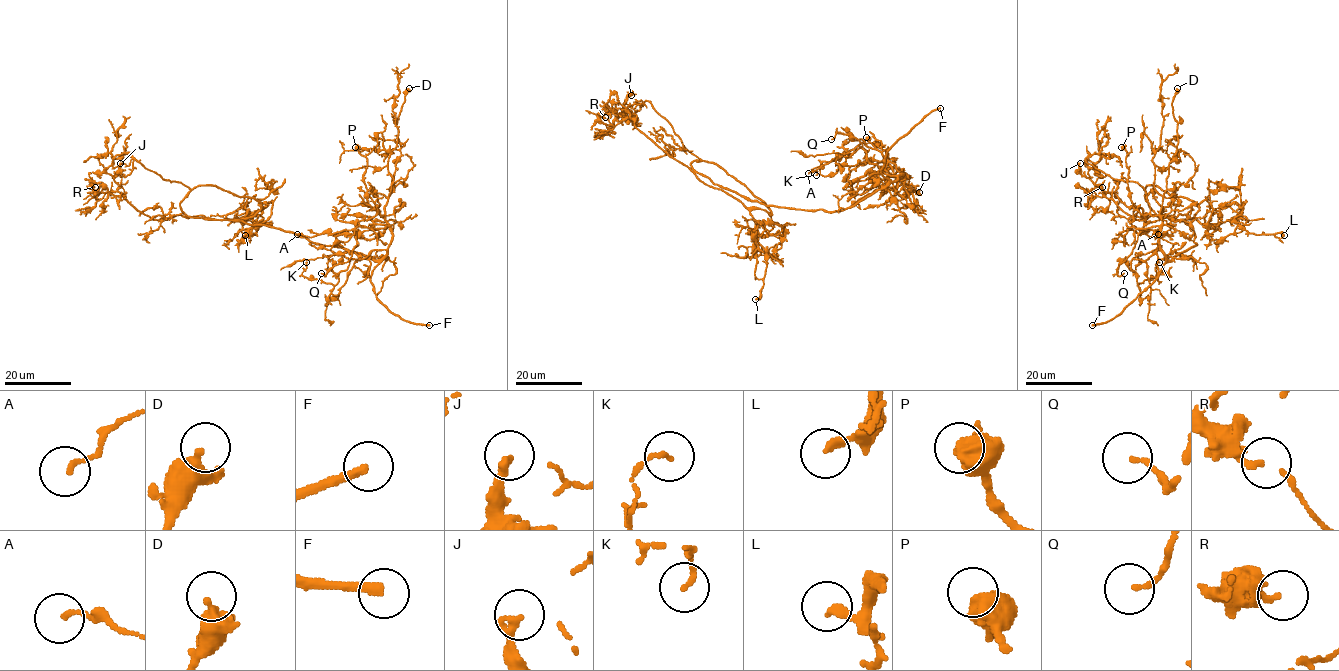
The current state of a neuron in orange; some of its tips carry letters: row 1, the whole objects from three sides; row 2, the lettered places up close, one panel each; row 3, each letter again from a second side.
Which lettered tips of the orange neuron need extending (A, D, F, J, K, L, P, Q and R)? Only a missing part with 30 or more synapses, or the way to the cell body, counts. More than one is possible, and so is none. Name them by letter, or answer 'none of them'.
F

